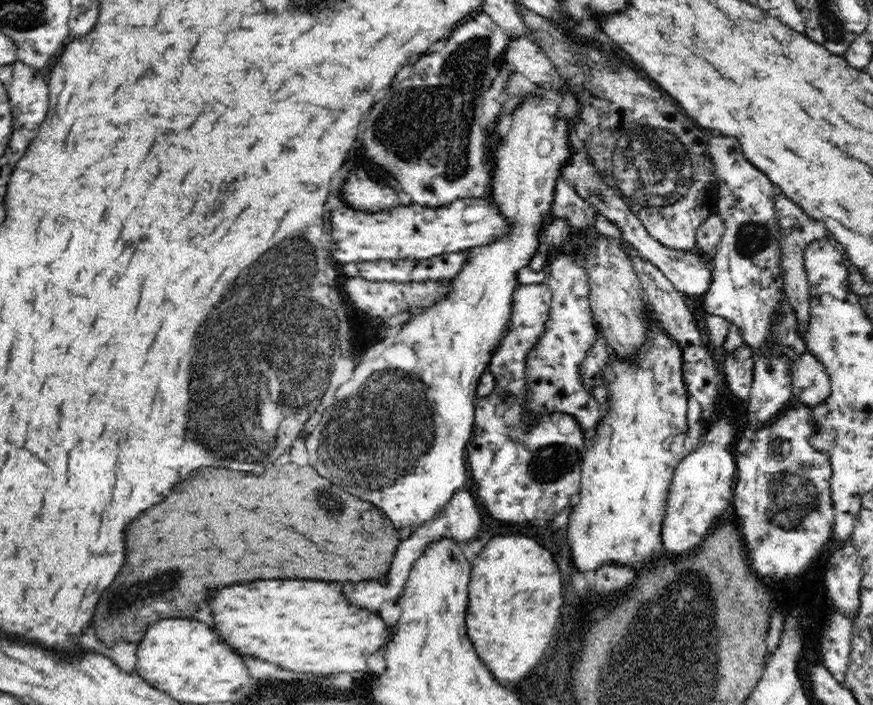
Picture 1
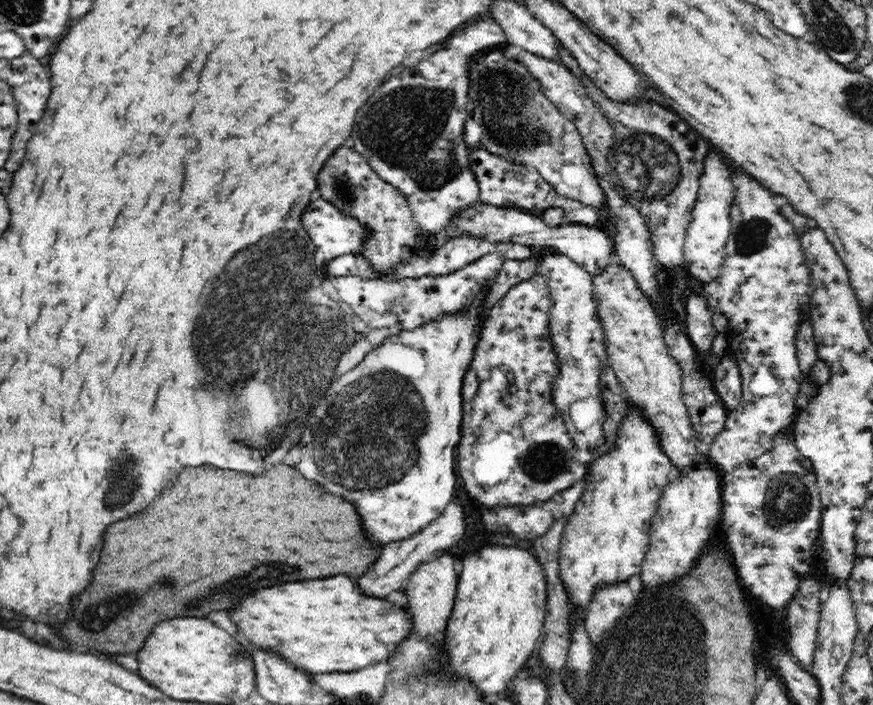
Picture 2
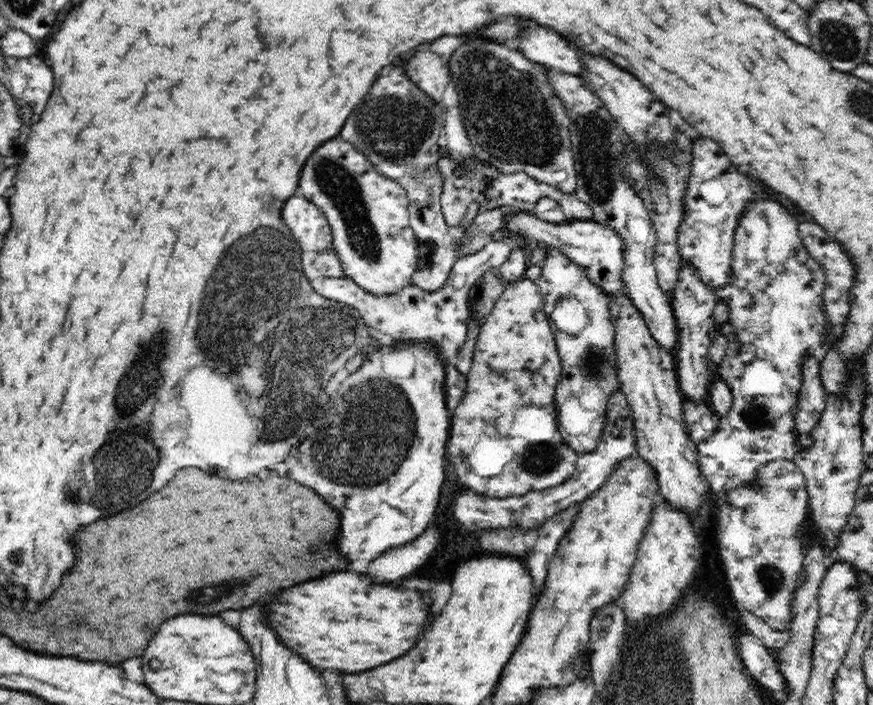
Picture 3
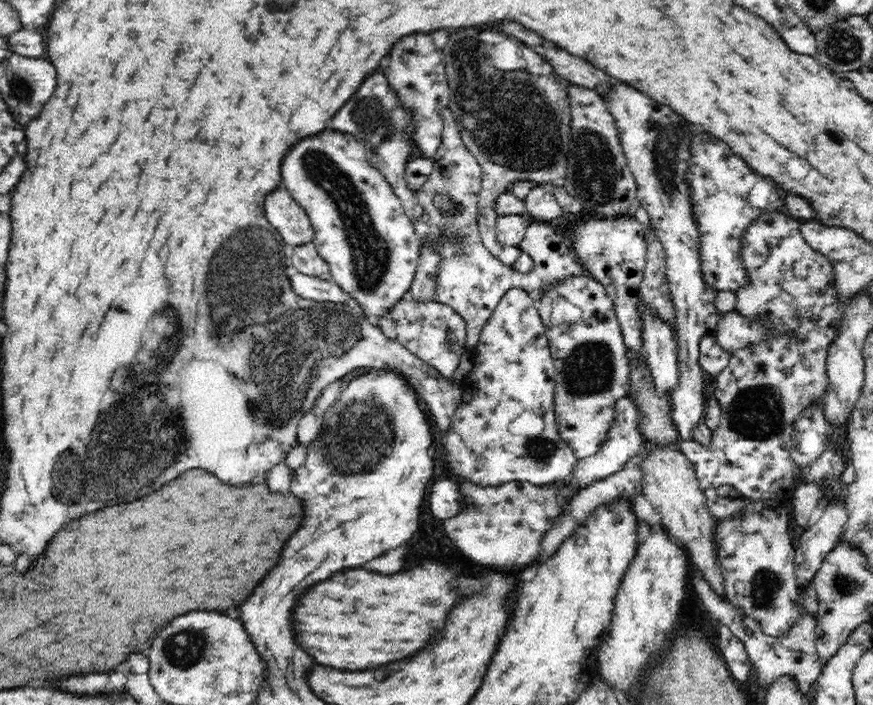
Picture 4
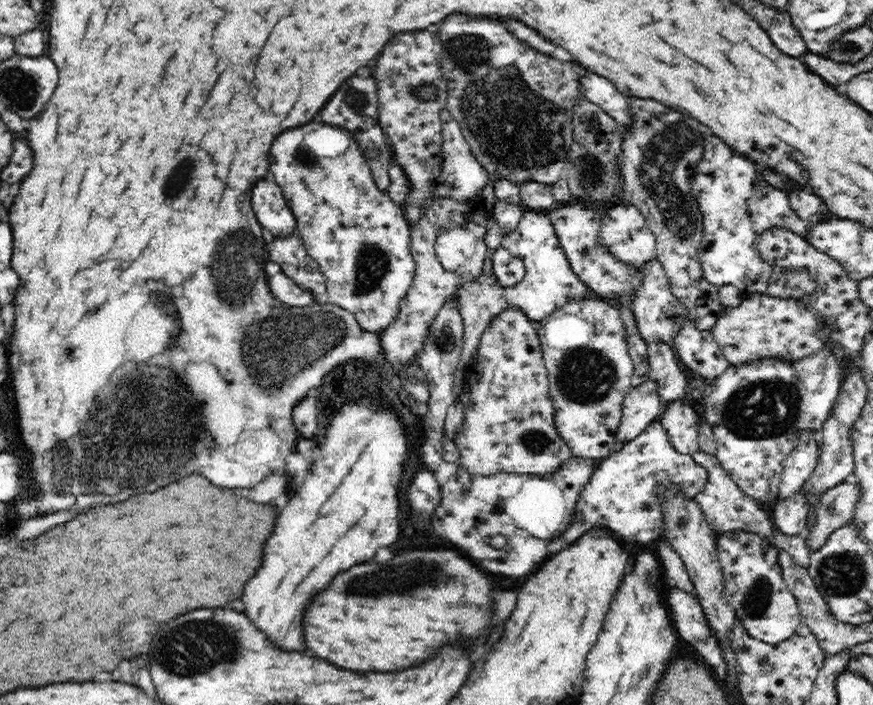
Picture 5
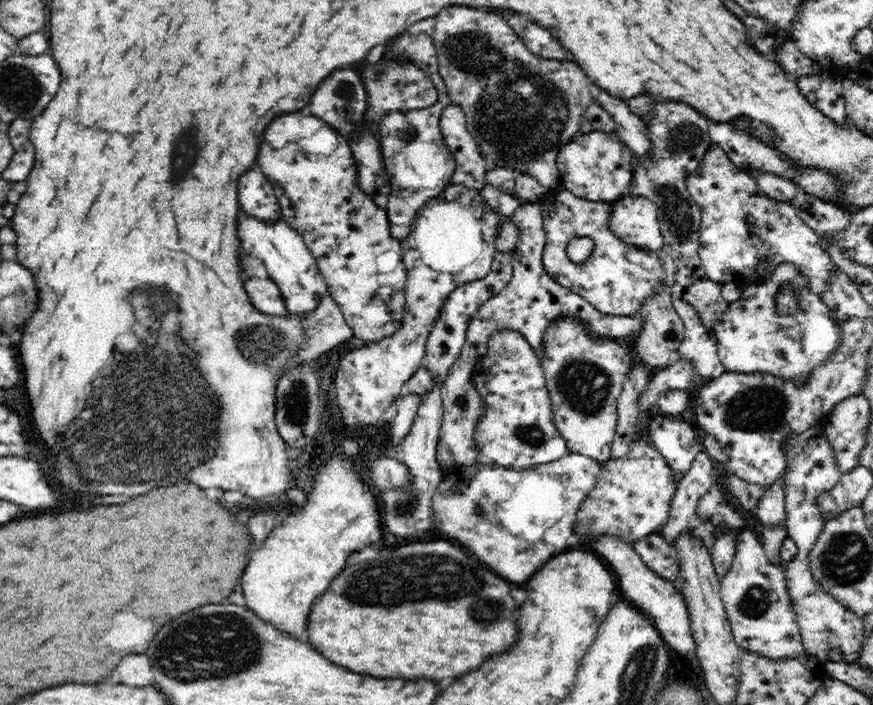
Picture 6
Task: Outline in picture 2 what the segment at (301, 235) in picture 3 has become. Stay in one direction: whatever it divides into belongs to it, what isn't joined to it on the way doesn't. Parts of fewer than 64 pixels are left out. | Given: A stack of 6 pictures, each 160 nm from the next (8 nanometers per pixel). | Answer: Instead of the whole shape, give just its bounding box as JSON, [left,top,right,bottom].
[303,197,372,262]

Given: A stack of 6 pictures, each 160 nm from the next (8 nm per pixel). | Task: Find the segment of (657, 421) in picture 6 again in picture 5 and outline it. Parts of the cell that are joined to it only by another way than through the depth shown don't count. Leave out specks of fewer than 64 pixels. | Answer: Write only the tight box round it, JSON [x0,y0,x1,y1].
[658,400,702,460]

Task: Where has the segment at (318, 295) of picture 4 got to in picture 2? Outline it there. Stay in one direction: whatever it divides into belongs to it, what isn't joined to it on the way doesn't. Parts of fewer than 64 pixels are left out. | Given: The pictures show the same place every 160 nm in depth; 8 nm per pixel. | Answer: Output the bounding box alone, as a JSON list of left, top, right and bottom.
[327,252,505,332]

